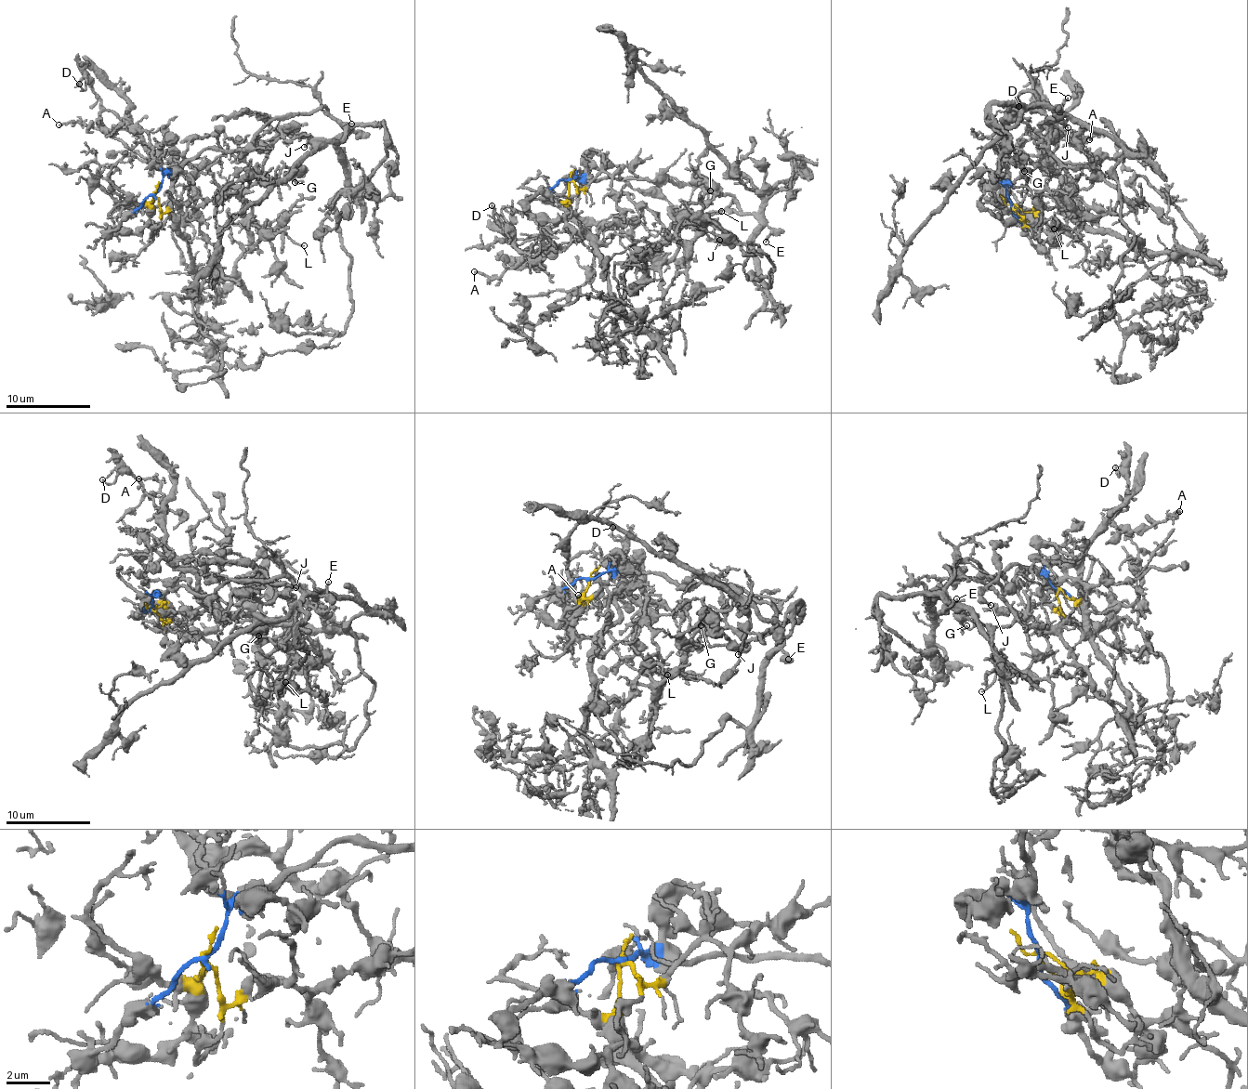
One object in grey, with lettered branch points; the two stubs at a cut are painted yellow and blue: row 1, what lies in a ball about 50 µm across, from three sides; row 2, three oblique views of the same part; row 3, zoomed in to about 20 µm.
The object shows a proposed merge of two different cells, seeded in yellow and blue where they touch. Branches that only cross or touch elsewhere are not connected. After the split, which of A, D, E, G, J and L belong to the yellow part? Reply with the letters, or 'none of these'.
A, D, G, J, L

